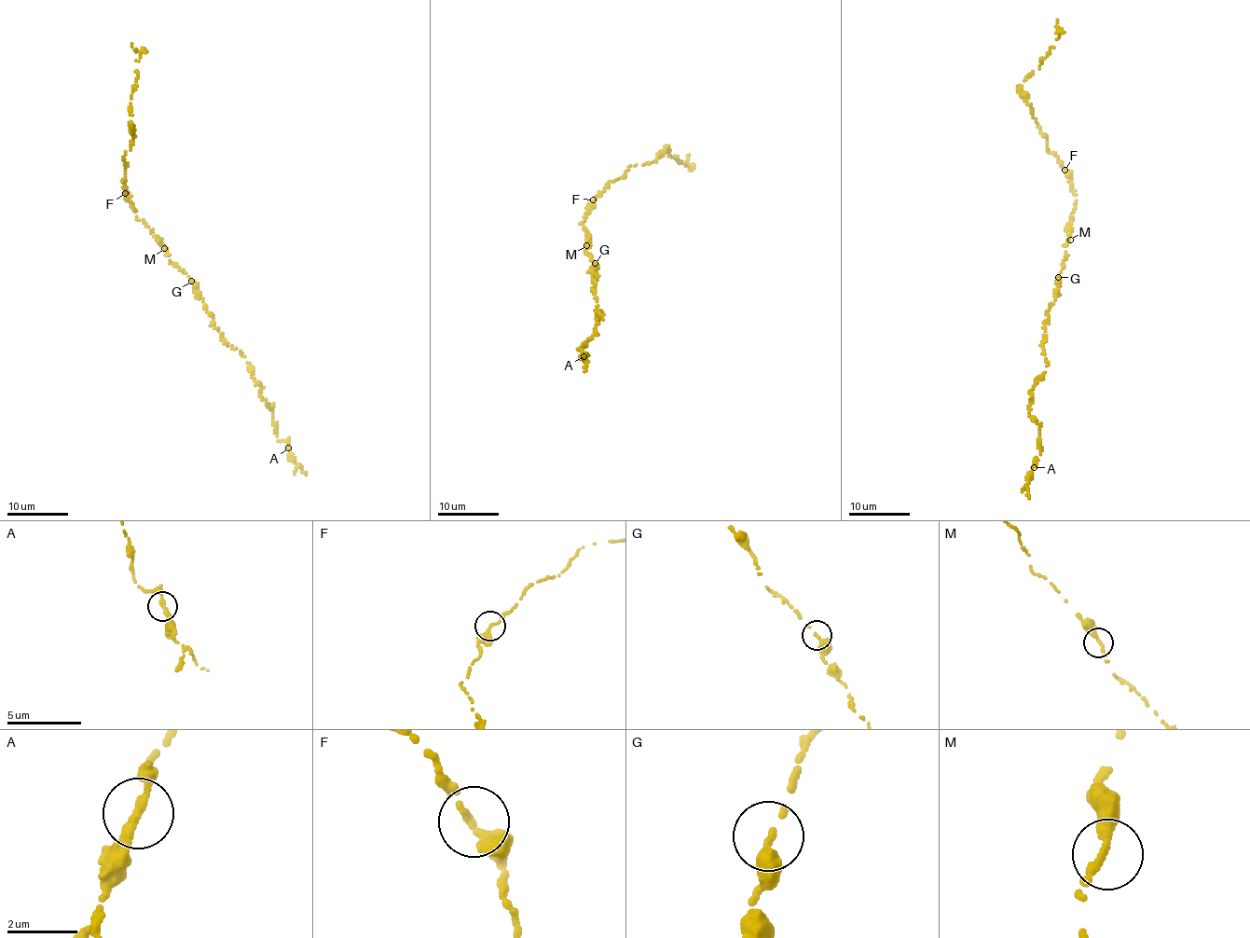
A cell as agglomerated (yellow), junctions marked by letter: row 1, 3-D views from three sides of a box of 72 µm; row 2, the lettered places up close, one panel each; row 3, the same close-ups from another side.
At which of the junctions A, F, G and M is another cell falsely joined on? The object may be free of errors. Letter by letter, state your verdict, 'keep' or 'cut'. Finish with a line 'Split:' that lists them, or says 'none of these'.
A: keep
F: keep
G: keep
M: keep
Split: none of these

